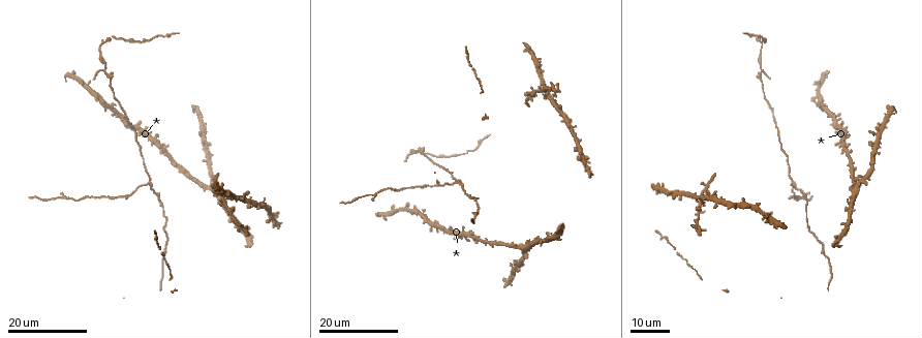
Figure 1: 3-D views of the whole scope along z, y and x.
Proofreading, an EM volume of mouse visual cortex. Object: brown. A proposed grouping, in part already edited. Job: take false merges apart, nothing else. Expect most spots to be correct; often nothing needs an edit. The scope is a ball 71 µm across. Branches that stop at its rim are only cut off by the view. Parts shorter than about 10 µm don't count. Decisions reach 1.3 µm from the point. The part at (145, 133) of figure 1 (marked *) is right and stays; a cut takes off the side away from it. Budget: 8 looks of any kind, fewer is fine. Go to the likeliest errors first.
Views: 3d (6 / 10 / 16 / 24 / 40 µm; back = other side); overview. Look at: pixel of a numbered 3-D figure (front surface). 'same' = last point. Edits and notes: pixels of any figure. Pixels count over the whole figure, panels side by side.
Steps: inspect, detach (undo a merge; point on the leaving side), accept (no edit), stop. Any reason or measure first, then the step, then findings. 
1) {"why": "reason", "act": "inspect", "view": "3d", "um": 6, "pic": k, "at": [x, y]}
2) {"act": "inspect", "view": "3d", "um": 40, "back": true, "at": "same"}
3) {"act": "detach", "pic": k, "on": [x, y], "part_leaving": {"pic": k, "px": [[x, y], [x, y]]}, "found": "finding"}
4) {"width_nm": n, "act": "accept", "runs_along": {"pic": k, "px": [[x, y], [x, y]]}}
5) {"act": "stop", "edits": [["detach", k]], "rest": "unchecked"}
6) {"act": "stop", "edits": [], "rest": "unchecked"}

{"why": "a fork", "act": "inspect", "view": "3d", "um": 24, "pic": 1, "at": [105, 71]}

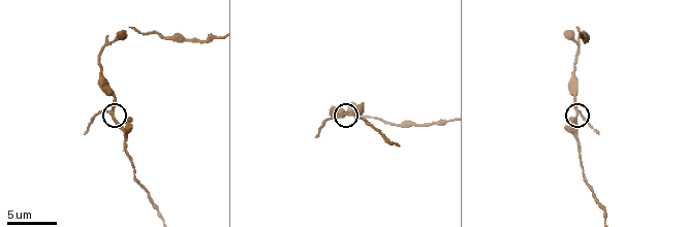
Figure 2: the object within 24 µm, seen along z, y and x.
{"act": "inspect", "view": "3d", "um": 6, "pic": 2, "at": [113, 111]}

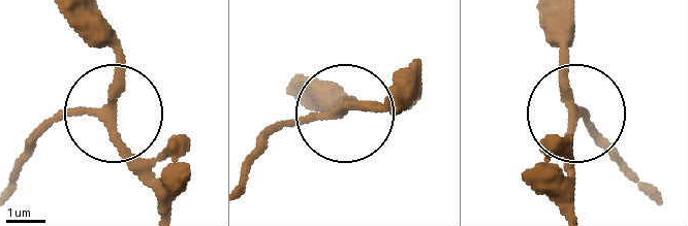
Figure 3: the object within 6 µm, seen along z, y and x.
{"act": "accept", "found": "one neuron here"}

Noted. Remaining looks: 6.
{"why": "three arms meet", "act": "inspect", "view": "3d", "um": 24, "pic": 1, "at": [794, 181]}

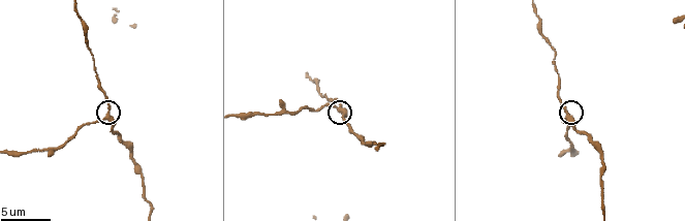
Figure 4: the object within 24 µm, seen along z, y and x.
{"act": "inspect", "view": "3d", "um": 6, "pic": 4, "at": [107, 118]}

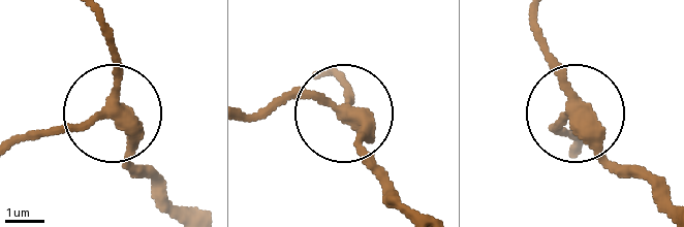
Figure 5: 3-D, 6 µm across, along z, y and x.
{"arms": 3, "act": "accept", "runs_along": {"pic": 5, "px": [[322, 71], [345, 91], [342, 107], [276, 101], [247, 110]]}, "found": "continuous, no second neuron"}

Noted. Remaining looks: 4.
{"why": "sudden change in width", "act": "inspect", "view": "3d", "um": 16, "pic": 1, "at": [59, 196]}

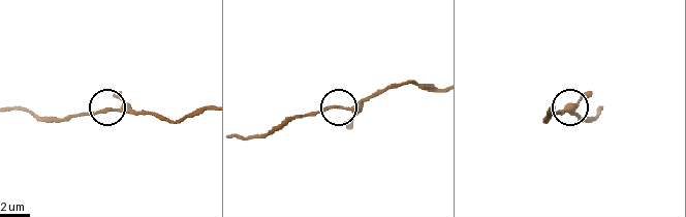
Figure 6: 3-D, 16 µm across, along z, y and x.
{"act": "inspect", "view": "3d", "um": 6, "pic": 6, "at": [347, 110]}

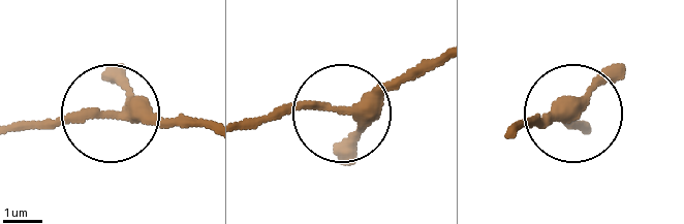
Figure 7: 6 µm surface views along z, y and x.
{"arms": 4, "act": "accept", "runs_along": {"pic": 7, "px": [[209, 127], [24, 121]]}, "found": "one neuron here"}

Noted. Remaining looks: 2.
{"act": "inspect", "view": "3d", "um": 24, "pic": 1, "at": [105, 198]}

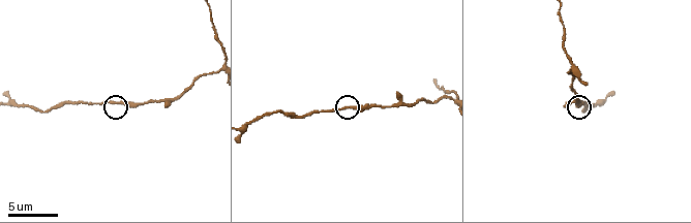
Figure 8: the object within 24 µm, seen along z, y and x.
{"why": "zoom in", "act": "inspect", "view": "3d", "um": 6, "pic": 8, "at": [115, 101]}

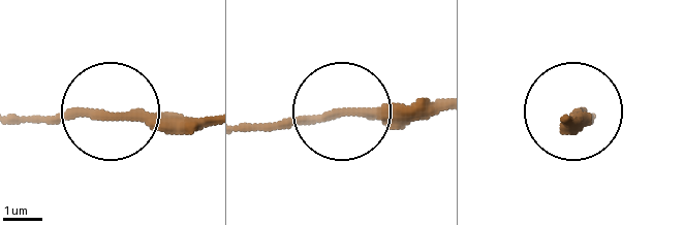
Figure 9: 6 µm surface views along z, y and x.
{"width_nm": 210, "act": "accept", "runs_along": {"pic": 9, "px": [[204, 117], [16, 117]]}, "found": "all the same neuron"}

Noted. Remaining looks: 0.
{"act": "stop", "edits": [], "rest": "unchecked"}

